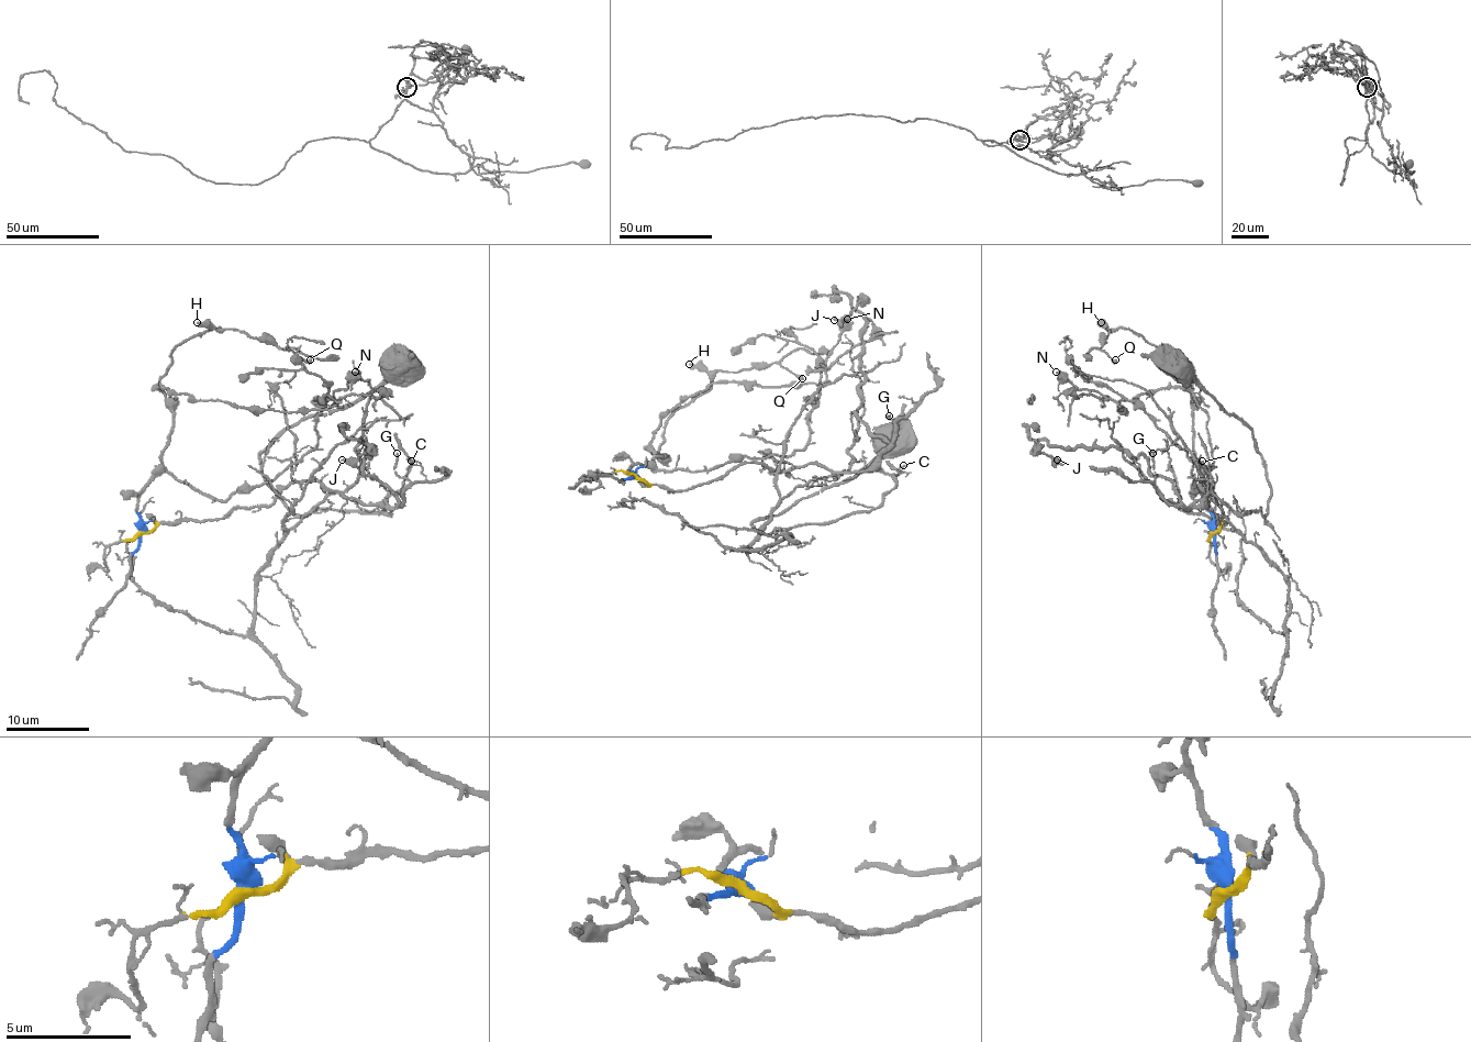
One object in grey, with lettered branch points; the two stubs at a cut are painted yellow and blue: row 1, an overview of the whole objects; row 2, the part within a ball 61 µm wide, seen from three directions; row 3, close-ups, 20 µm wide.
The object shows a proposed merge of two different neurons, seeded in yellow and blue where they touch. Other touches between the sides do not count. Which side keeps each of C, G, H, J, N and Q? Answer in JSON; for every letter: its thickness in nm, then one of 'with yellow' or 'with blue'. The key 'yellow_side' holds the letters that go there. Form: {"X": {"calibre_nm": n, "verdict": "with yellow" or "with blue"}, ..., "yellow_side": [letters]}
{"C": {"calibre_nm": 120, "verdict": "with yellow"}, "G": {"calibre_nm": 180, "verdict": "with yellow"}, "H": {"calibre_nm": 280, "verdict": "with blue"}, "J": {"calibre_nm": 280, "verdict": "with yellow"}, "N": {"calibre_nm": 320, "verdict": "with blue"}, "Q": {"calibre_nm": 320, "verdict": "with blue"}, "yellow_side": ["C", "G", "J"]}

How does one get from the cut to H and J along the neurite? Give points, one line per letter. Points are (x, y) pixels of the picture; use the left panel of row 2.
H: (141, 533), (138, 496), (162, 463), (171, 428), (171, 402), (159, 381), (176, 348), (218, 328), (197, 321)
J: (141, 533), (269, 506), (298, 481), (398, 501), (364, 473), (372, 447), (364, 440), (363, 454), (342, 461)

